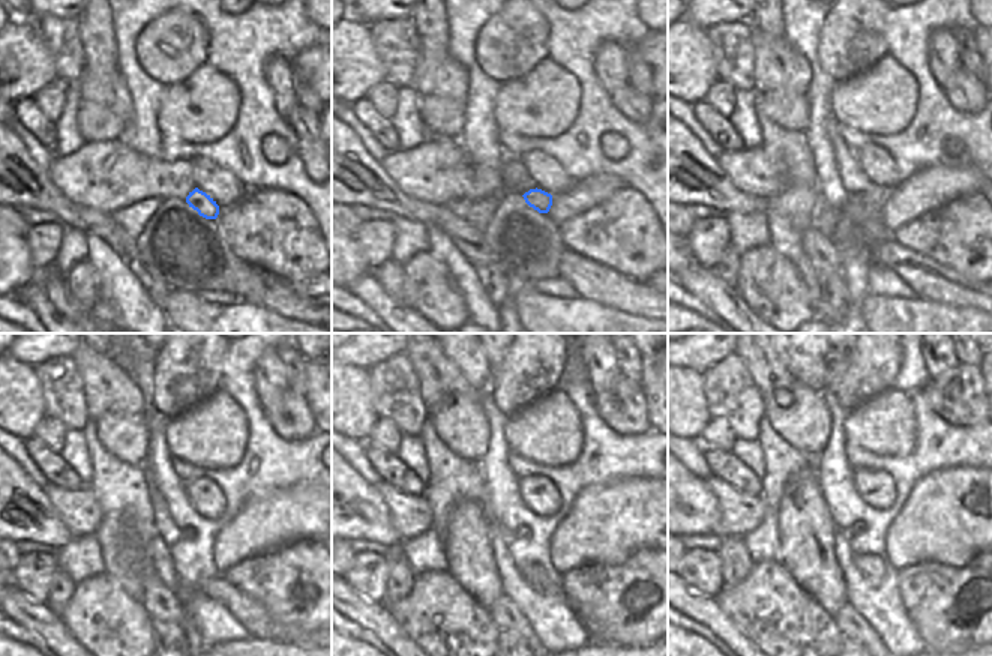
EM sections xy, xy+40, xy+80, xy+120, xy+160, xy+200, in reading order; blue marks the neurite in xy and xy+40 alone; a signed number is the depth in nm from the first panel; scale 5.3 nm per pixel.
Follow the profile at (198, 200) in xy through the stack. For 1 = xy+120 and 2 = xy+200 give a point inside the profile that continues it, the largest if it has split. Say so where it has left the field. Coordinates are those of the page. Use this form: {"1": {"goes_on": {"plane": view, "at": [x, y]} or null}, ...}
{"1": {"goes_on": {"plane": "xy+120", "at": [188, 532]}}, "2": {"goes_on": {"plane": "xy+200", "at": [859, 529]}}}

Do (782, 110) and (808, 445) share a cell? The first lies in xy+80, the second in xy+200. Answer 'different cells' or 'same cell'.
same cell

